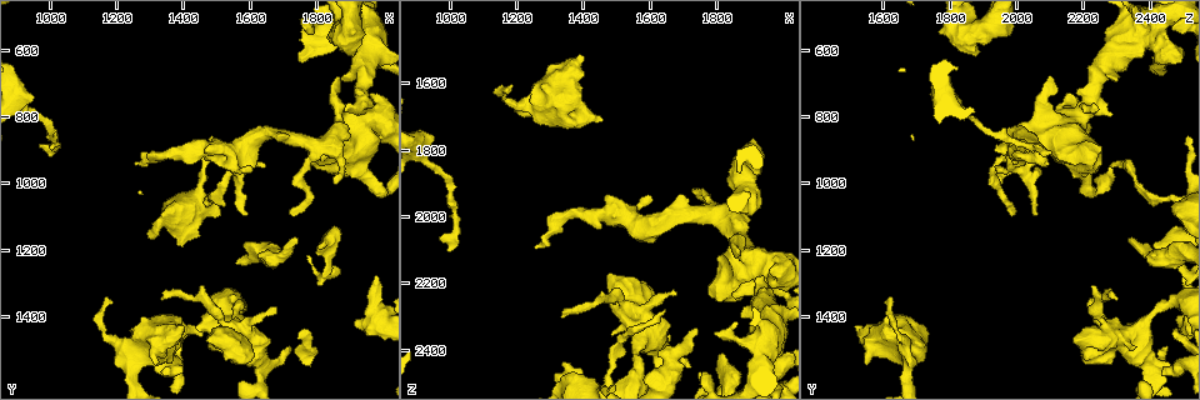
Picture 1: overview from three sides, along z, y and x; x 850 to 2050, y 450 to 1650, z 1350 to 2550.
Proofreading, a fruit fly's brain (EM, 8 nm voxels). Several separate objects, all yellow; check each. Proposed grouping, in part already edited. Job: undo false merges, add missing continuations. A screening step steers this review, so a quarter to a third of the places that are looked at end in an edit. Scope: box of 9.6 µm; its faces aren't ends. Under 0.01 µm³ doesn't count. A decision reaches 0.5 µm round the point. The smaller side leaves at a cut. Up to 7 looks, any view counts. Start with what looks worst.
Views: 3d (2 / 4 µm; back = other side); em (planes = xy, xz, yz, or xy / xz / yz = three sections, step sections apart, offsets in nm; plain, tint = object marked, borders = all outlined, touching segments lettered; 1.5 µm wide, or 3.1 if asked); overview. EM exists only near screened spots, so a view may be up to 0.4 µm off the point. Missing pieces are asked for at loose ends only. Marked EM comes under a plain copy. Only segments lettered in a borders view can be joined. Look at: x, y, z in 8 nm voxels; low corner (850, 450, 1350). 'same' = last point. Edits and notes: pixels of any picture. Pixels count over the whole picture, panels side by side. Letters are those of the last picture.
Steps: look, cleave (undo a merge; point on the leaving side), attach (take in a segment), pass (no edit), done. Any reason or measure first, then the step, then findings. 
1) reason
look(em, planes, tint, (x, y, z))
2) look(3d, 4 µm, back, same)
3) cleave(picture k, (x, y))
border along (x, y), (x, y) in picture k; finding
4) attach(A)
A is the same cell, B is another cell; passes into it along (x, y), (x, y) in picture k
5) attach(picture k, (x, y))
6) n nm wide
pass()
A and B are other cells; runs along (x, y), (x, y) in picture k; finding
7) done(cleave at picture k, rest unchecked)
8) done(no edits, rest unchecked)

free end
look(3d, 2 µm, (1680, 1380, 2230))

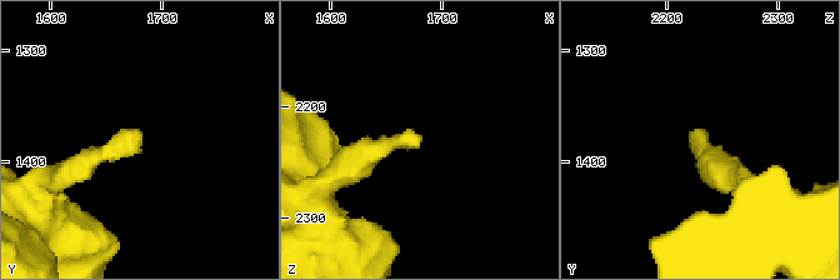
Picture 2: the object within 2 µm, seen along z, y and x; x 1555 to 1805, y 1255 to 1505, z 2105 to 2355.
look(em, xz, step 8, borders, (1682, 1372, 2234))

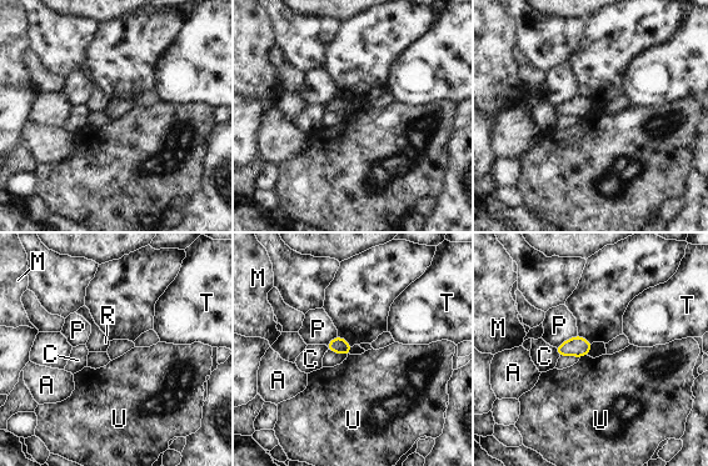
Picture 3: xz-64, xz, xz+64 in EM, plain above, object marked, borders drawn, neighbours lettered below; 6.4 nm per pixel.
pass()
A, C, M, P, R, T and U are other cells; border along (587, 354), (579, 359) in picture 3; no lettered segment goes on from it

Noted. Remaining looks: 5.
tapers out
look(em, xy, step 4, borders, (1000, 910, 2100))

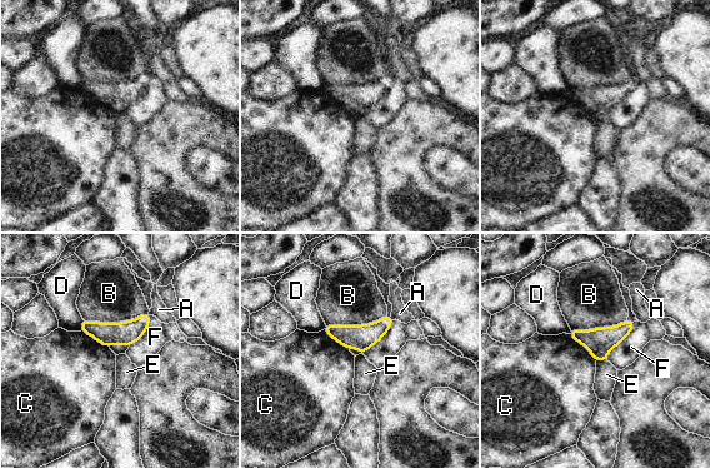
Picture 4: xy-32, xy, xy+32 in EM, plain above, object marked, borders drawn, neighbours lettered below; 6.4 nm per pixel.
B touches over 420 nm
pass()
A, B, C, D, E and F are other cells; border along (635, 322), (606, 359) in picture 4; none of them fits

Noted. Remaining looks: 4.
an open end
look(em, yz, step 8, borders, (1310, 1550, 1550))

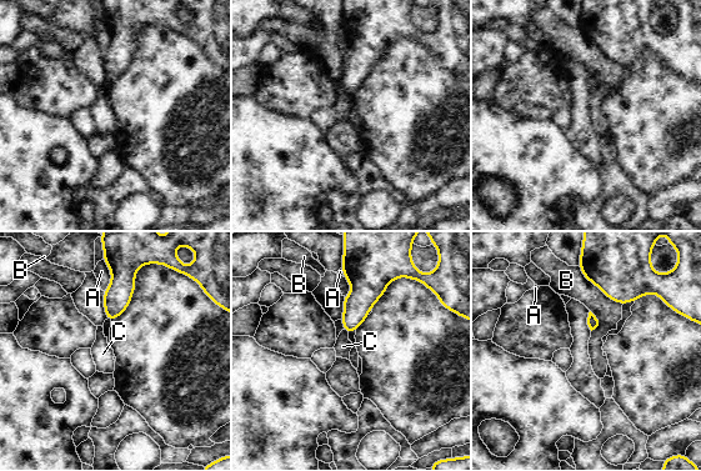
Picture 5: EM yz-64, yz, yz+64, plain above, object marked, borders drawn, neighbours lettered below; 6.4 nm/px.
pass()
A, B and C are other cells; border along (344, 329), (348, 334) in picture 5; no lettered segment goes on from it

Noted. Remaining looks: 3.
done(no edits, rest unchecked)

